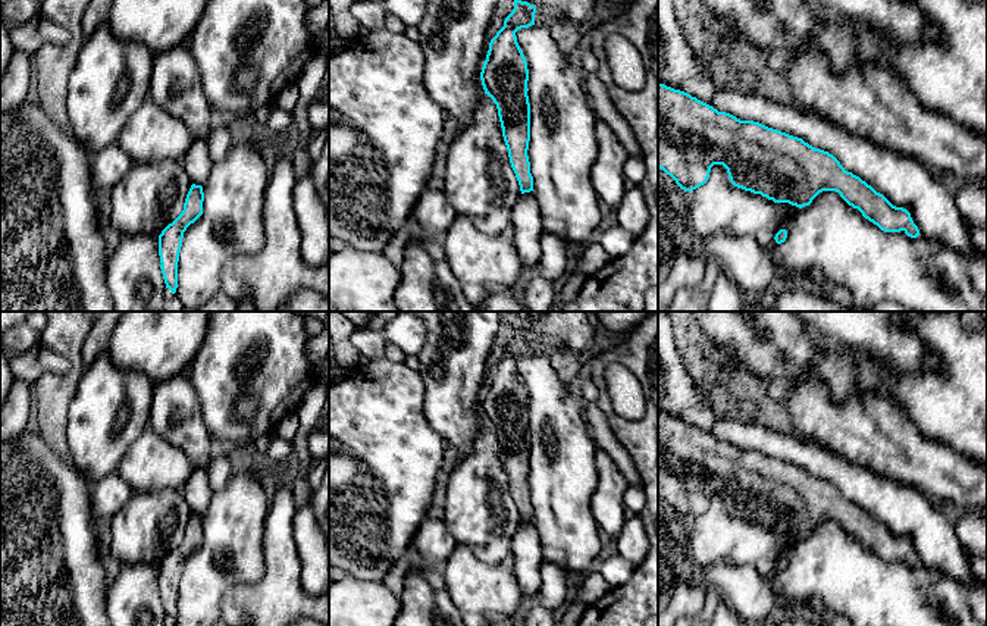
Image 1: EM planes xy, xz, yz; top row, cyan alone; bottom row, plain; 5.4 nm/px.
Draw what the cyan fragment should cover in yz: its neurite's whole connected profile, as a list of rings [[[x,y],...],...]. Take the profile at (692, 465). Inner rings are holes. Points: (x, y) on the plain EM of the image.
[[[658,411],[658,497],[682,519],[693,520],[708,510],[714,494],[727,498],[734,516],[761,523],[774,532],[789,532],[802,538],[820,522],[836,520],[881,560],[903,560],[911,567],[919,564],[906,538],[893,535],[859,506],[847,501],[828,481],[759,451],[740,450],[730,442],[718,441],[684,420]]]

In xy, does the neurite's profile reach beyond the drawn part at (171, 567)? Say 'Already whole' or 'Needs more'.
Already whole

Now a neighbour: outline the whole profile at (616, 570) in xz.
[[[615,550],[604,553],[599,573],[611,588],[624,585],[633,575],[634,564],[621,557]]]

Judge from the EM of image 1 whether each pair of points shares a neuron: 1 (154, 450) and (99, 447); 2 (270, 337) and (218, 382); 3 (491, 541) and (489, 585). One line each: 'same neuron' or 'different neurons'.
1: different neurons
2: same neuron
3: different neurons

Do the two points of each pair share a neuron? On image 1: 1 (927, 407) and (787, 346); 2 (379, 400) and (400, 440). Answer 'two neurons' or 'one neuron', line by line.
1: two neurons
2: one neuron

